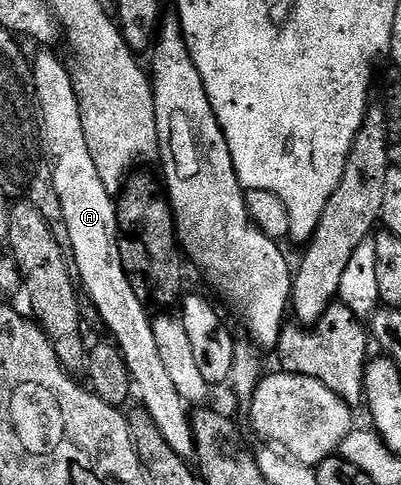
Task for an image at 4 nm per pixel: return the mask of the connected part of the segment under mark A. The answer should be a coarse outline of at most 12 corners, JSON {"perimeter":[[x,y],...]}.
{"perimeter":[[31,63],[71,263],[136,398],[192,460],[191,411],[124,272],[70,68]]}

